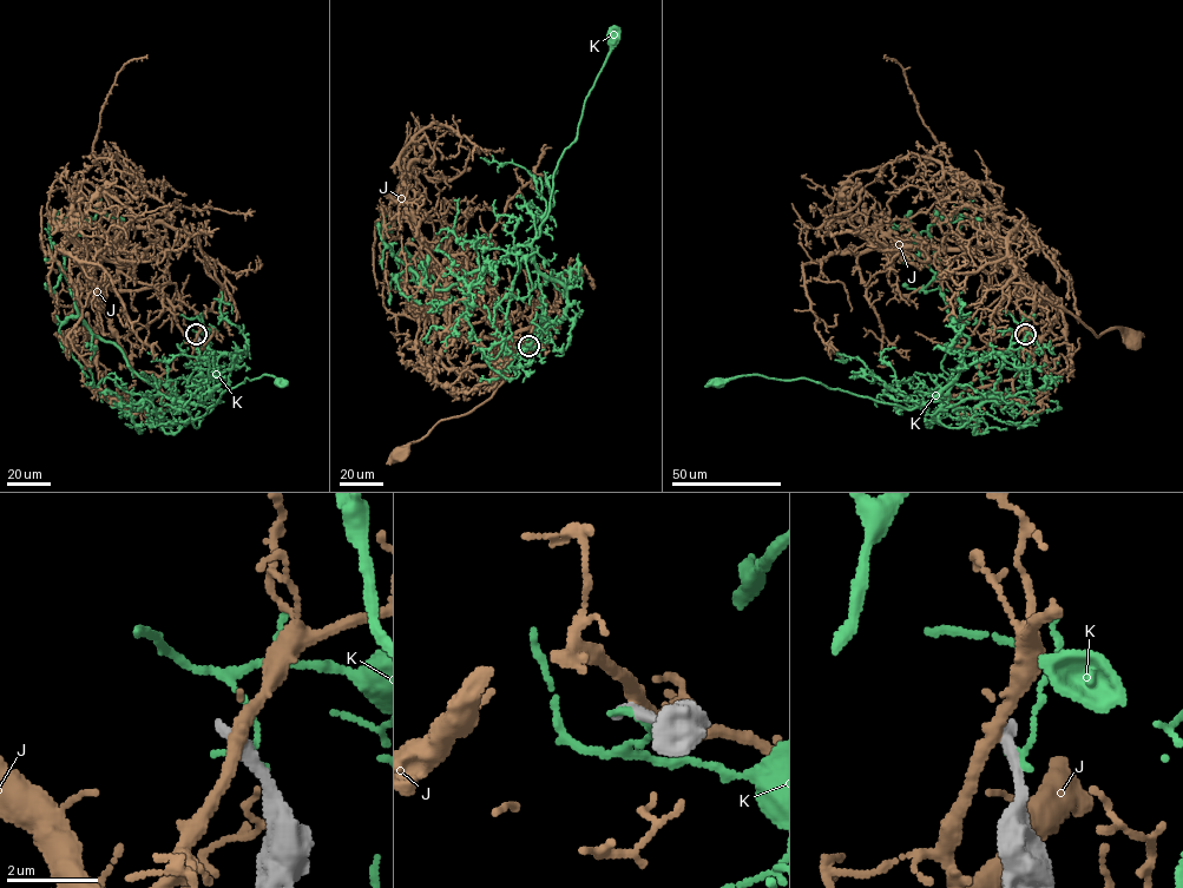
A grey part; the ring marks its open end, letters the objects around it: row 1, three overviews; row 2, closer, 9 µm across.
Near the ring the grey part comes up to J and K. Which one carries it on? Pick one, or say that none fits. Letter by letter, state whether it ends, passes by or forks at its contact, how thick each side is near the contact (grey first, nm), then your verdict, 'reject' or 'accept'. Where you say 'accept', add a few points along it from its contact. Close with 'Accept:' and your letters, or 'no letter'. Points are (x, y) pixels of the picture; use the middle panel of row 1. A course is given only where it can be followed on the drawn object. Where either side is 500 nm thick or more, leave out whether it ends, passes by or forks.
J: it passes by | 300/300 nm | reject
K: it ends | 320/180 nm | reject
Accept: no letter

